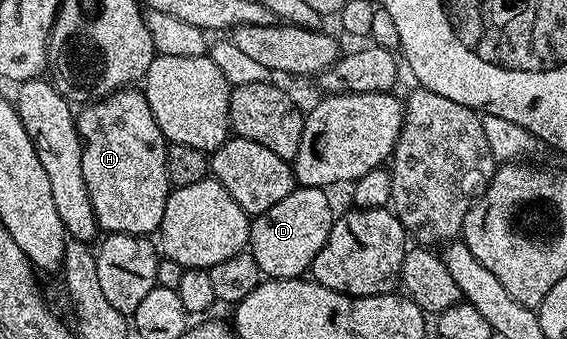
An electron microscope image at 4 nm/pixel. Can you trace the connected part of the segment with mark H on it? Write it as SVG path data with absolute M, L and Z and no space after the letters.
M130 86L120 92L112 92L101 100L92 101L80 109L75 116L77 133L81 135L81 157L83 158L83 182L87 182L87 194L91 194L91 206L95 206L97 227L102 233L131 234L132 236L149 236L156 233L163 222L163 210L167 206L167 198L171 191L167 174L167 141L163 130L159 130L159 122L155 122L155 114L151 114L151 106L147 106L144 91Z

